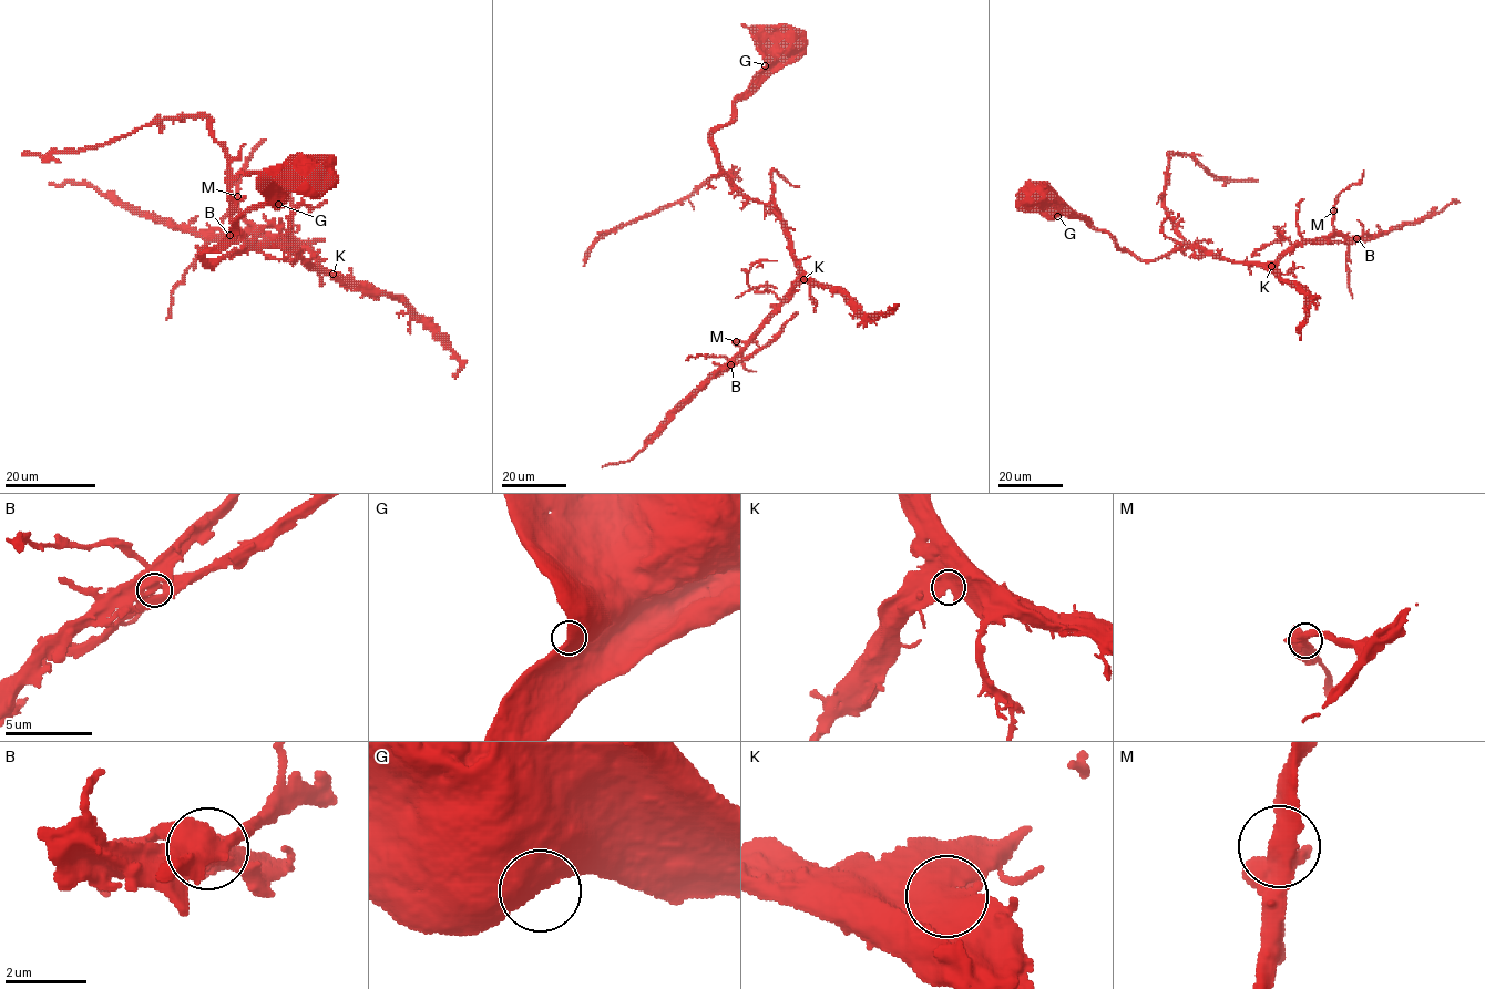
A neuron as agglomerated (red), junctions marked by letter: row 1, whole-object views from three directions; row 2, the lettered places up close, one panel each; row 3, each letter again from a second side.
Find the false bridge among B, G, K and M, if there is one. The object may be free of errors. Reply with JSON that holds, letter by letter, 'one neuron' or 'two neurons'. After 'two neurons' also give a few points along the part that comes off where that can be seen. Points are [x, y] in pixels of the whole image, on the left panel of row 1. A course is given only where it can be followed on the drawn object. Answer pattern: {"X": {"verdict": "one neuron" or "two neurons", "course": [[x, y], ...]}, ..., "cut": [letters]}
{"B": {"verdict": "two neurons", "course": [[231, 235], [215, 230], [194, 232], [142, 216], [86, 185], [49, 184]]}, "G": {"verdict": "one neuron"}, "K": {"verdict": "one neuron"}, "M": {"verdict": "one neuron"}, "cut": ["B"]}

